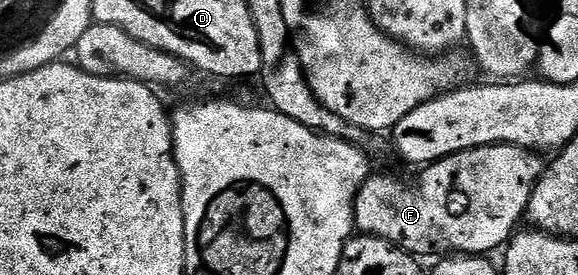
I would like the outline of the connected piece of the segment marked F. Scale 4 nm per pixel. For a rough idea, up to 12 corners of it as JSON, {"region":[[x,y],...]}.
{"region":[[464,150],[374,173],[355,226],[414,256],[500,251],[546,159]]}

